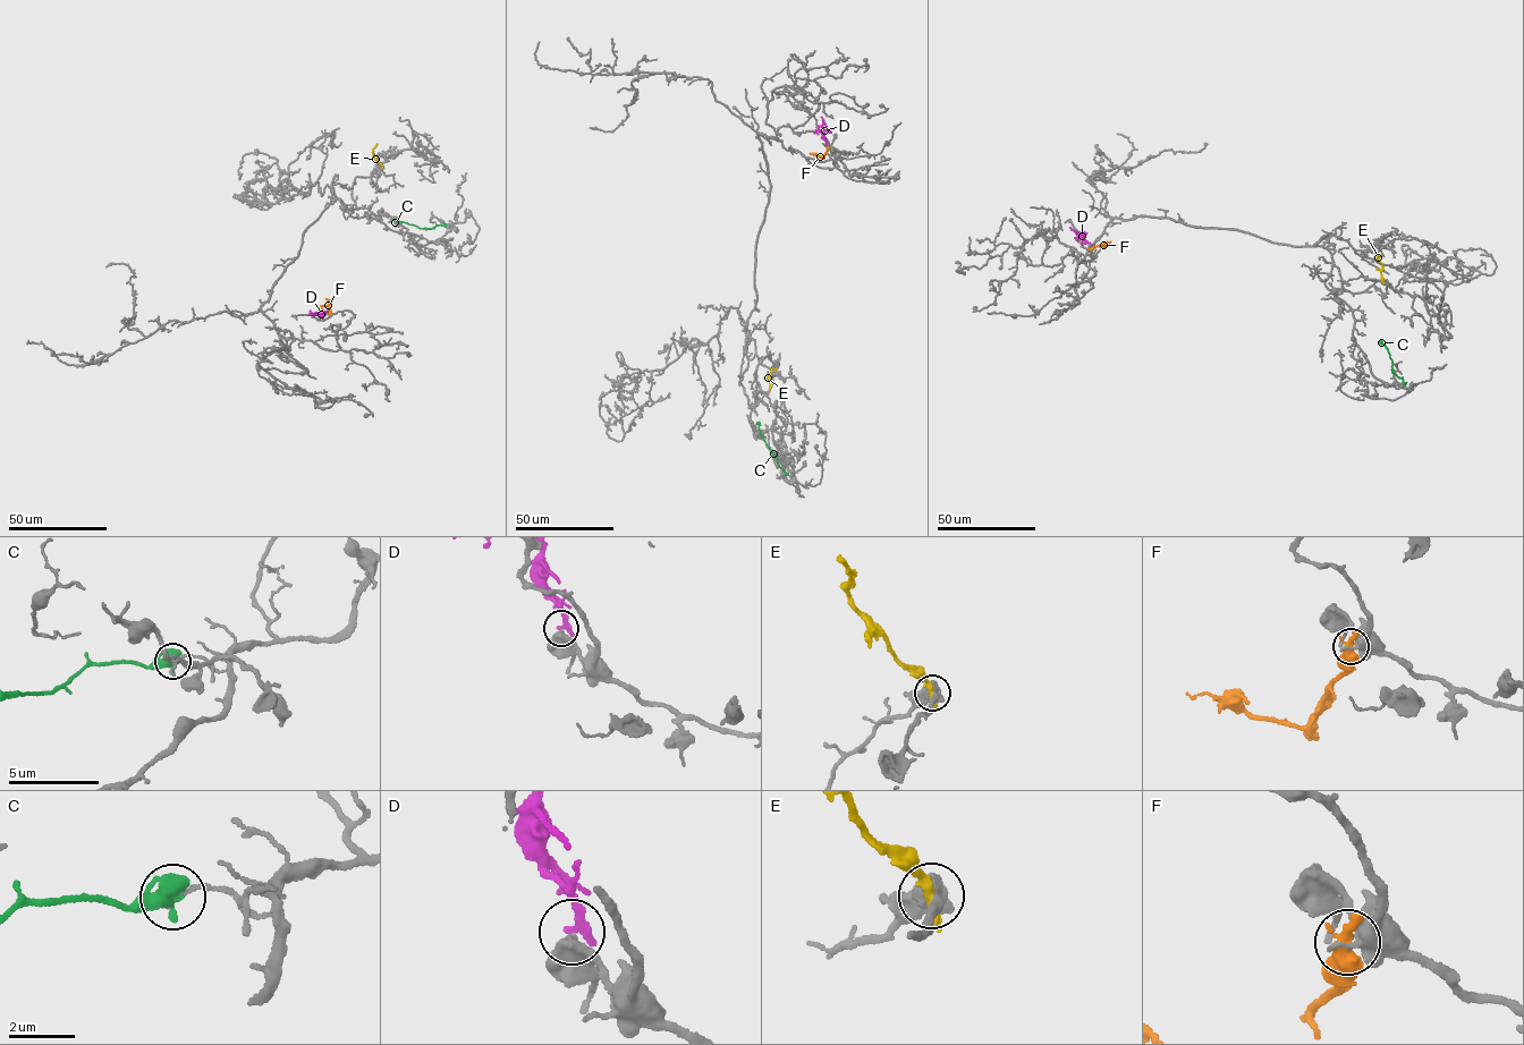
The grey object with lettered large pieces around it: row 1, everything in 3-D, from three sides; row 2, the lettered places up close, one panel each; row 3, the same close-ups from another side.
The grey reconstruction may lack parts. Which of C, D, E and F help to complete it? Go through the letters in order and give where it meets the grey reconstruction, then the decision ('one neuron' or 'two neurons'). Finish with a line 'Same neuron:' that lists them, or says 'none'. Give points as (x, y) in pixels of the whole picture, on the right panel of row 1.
C: contact (1405, 383); two neurons
D: contact (1090, 243); two neurons
E: contact (1382, 281); two neurons
F: contact (1090, 248); two neurons
Same neuron: none

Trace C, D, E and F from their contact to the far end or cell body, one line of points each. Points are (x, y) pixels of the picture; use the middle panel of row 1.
C: (787, 474), (768, 449), (756, 422)
D: (826, 143), (818, 127), (823, 121), (827, 126)
E: (770, 388), (767, 377), (772, 368), (776, 371)
F: (828, 147), (823, 156), (810, 153)

